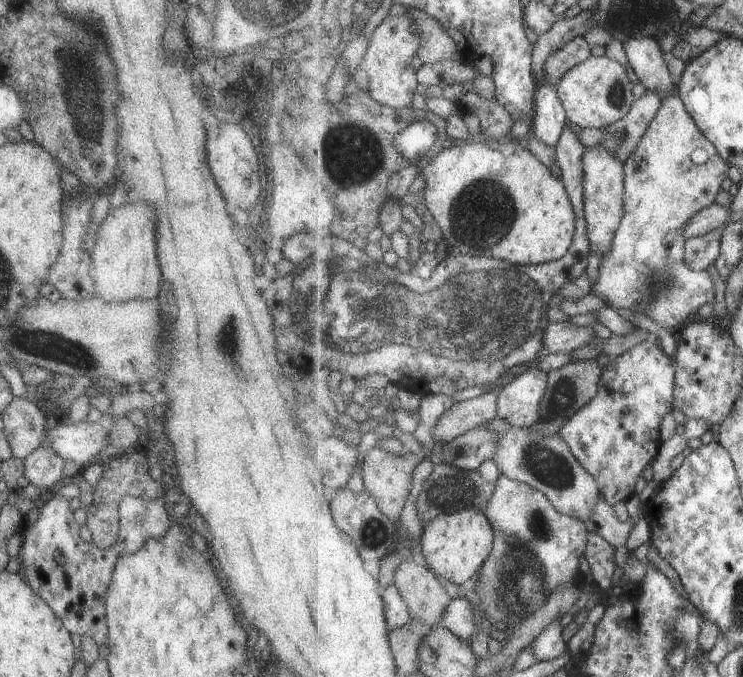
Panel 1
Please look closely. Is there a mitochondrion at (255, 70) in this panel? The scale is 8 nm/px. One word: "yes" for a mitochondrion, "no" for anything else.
no

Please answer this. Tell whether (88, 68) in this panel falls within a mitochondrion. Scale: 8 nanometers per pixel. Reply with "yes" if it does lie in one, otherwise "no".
yes

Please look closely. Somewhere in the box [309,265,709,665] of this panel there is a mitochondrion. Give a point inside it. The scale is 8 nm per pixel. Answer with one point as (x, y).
(512, 584)

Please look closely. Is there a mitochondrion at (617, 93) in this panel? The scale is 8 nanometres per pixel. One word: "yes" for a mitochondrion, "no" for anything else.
yes

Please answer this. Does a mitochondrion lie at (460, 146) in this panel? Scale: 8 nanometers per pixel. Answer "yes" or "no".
no

